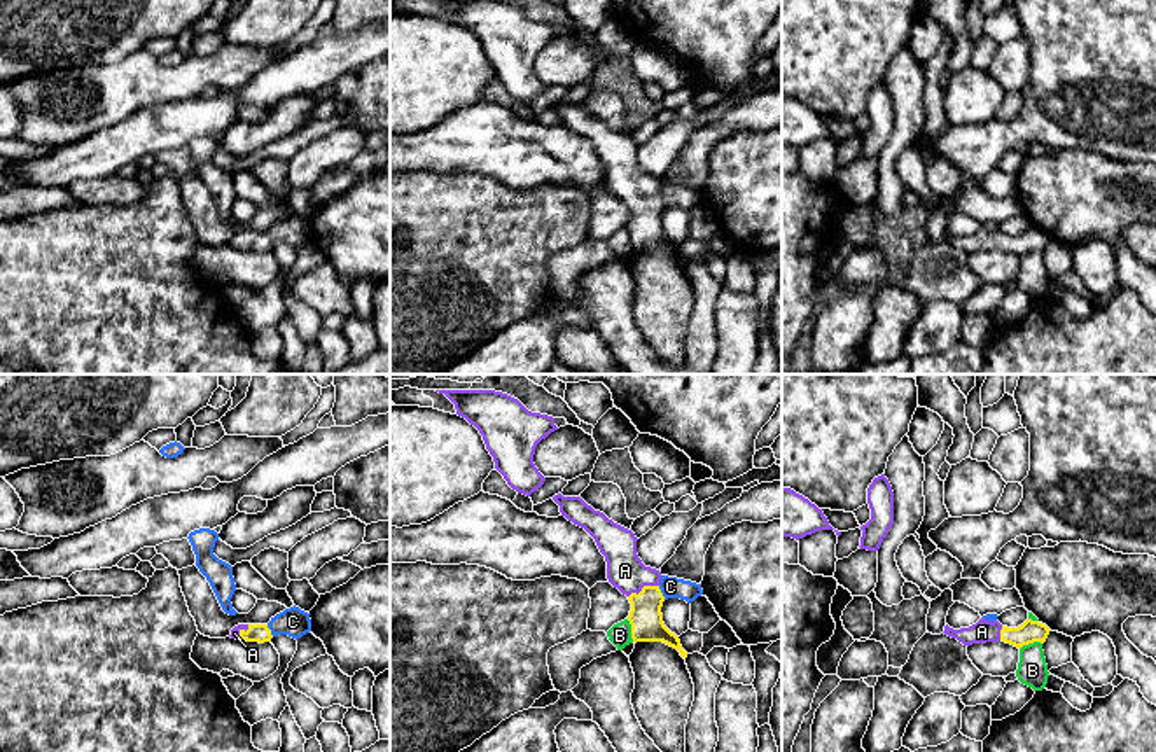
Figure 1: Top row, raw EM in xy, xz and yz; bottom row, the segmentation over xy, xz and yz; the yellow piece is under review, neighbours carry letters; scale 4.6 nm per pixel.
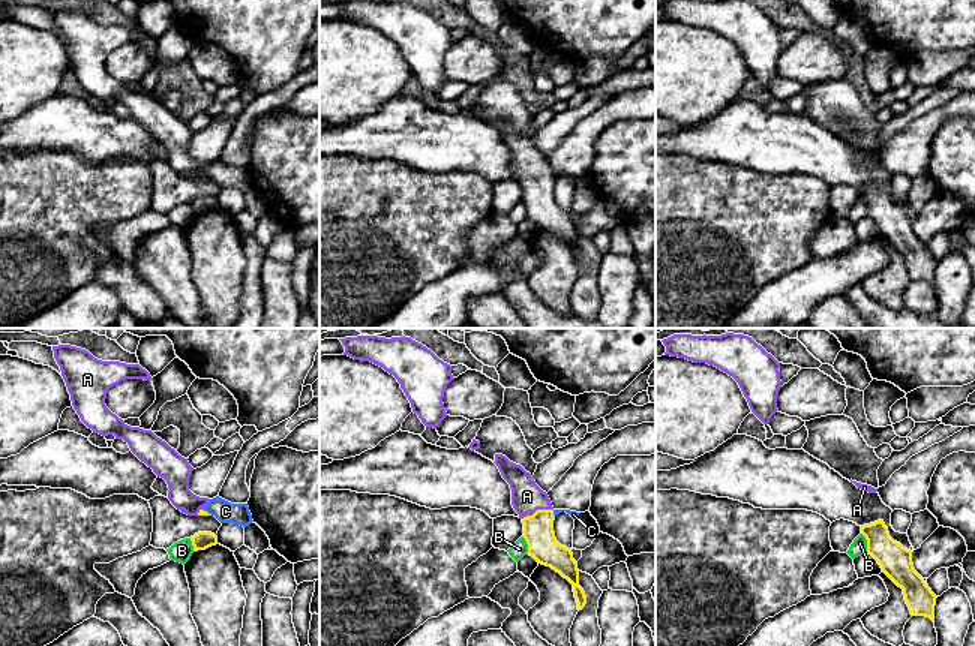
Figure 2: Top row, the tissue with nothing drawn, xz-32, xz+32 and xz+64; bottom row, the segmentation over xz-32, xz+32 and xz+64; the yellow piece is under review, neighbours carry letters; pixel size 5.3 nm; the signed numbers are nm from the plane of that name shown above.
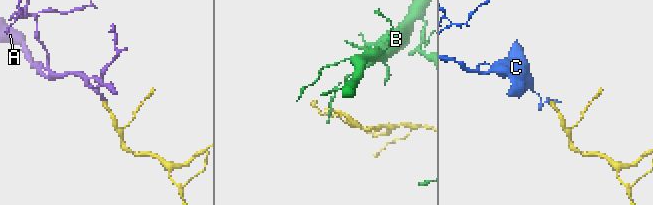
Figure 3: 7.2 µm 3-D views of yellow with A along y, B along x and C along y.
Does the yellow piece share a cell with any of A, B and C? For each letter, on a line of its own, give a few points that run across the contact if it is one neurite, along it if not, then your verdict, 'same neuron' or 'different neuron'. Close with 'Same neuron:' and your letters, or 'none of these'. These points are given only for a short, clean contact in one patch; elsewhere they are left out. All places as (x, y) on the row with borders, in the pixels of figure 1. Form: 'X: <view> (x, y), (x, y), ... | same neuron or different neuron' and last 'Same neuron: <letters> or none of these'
A: xz (646, 618), (642, 588), (625, 570) | same neuron
B: xz (626, 619), (633, 640) | different neuron
C: xz (658, 586), (665, 598) | different neuron
Same neuron: A

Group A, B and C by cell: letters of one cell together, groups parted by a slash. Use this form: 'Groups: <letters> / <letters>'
Groups: A / B / C

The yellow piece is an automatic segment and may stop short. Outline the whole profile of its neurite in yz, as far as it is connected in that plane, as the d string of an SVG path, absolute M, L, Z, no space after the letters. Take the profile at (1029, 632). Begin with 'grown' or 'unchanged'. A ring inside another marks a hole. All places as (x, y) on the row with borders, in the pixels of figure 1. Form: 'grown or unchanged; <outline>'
grown; M981 617L976 624L969 628L953 630L946 624L943 633L951 638L957 638L967 647L972 644L986 644L986 642L1002 640L1006 644L1011 644L1021 649L1023 645L1028 645L1034 642L1044 644L1049 631L1051 630L1046 624L1039 621L1032 621L1032 619L1027 619L1018 628L1007 628L1007 626L1002 626L999 621L992 623Z

